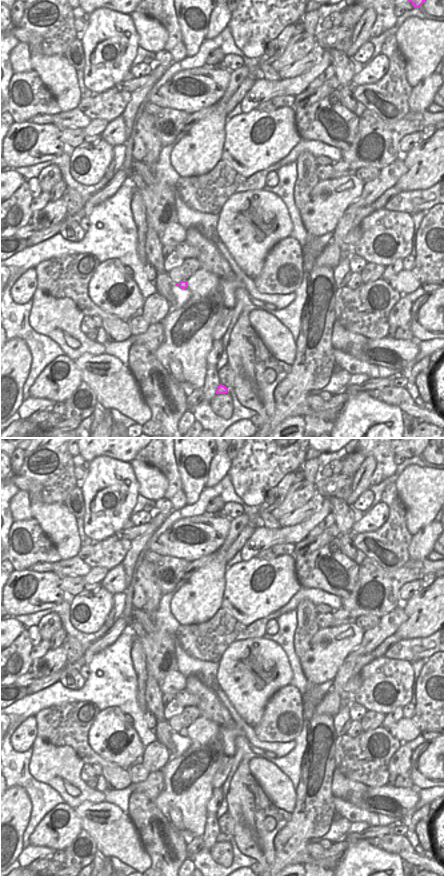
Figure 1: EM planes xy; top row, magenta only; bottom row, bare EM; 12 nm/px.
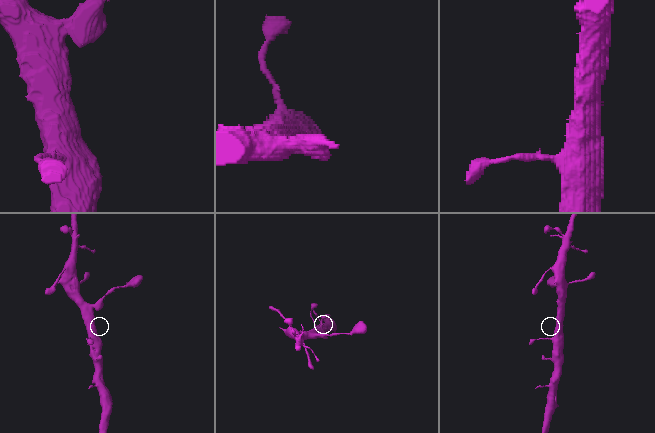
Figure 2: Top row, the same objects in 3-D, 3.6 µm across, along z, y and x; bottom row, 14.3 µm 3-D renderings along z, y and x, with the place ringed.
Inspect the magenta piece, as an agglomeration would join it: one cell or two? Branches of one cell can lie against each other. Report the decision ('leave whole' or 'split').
leave whole

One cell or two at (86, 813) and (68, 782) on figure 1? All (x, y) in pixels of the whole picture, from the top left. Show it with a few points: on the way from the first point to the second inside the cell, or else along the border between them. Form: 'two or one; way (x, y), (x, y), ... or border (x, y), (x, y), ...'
two; border (103, 801), (82, 802), (74, 808)

